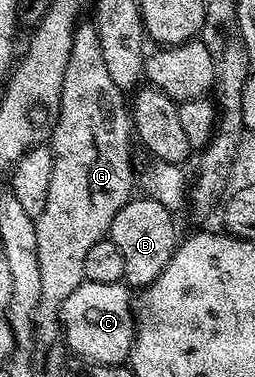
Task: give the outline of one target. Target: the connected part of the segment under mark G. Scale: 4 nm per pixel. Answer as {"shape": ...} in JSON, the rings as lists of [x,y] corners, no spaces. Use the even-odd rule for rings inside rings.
{"shape":[[[93,22],[78,23],[73,32],[71,58],[67,62],[67,74],[63,74],[63,94],[59,106],[59,118],[51,133],[53,149],[53,169],[51,186],[47,186],[47,206],[43,214],[36,216],[37,241],[39,242],[39,278],[43,282],[41,301],[37,311],[37,331],[35,340],[45,348],[60,341],[63,329],[59,319],[63,302],[71,298],[73,291],[85,280],[84,259],[91,246],[109,235],[115,214],[134,195],[133,164],[129,161],[129,134],[131,138],[131,112],[127,107],[127,96],[111,78],[107,63],[100,49],[97,26]]]}

